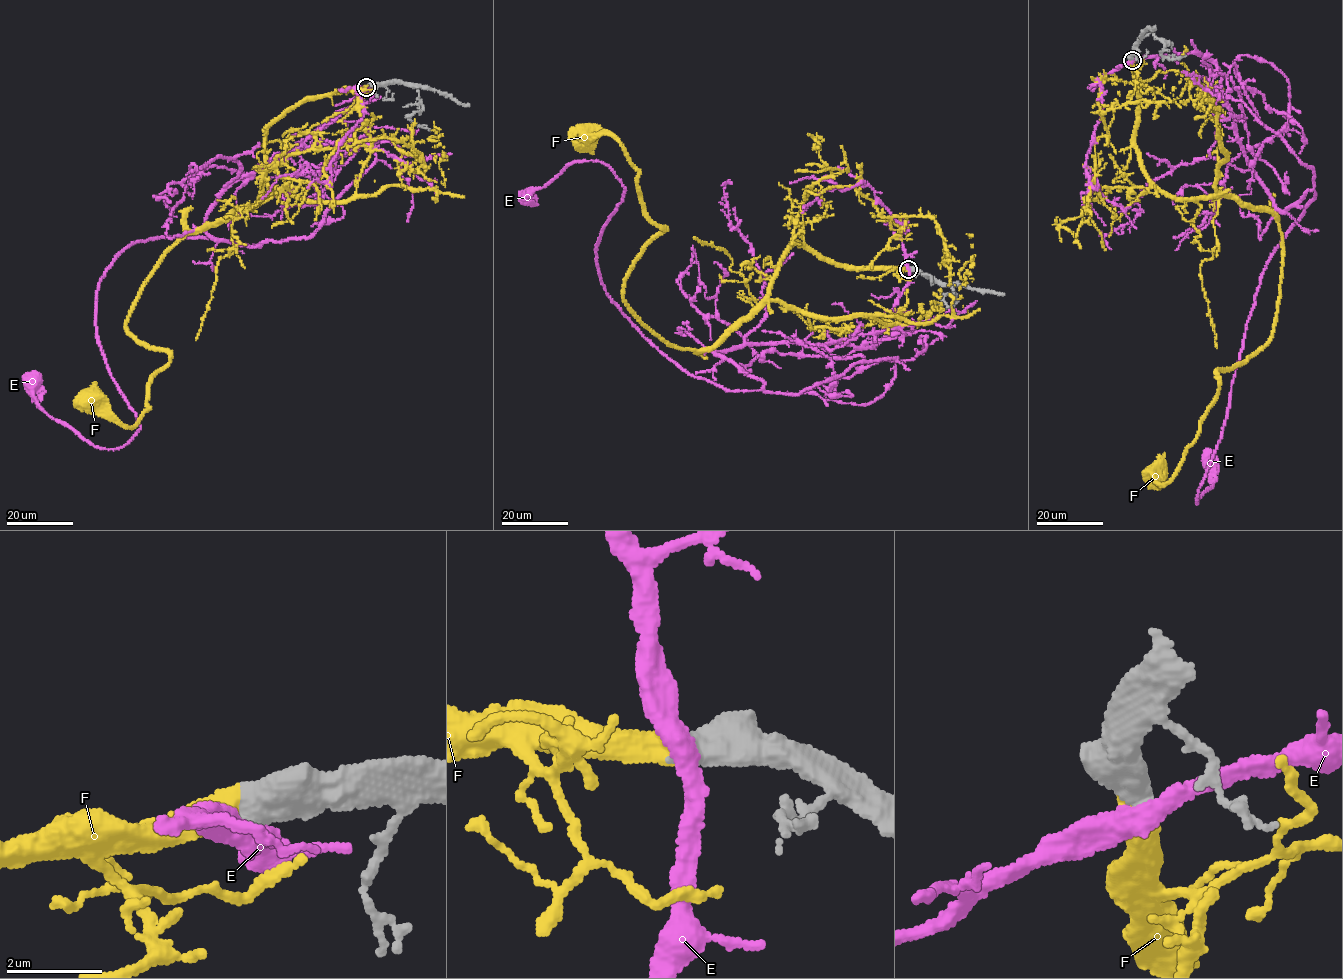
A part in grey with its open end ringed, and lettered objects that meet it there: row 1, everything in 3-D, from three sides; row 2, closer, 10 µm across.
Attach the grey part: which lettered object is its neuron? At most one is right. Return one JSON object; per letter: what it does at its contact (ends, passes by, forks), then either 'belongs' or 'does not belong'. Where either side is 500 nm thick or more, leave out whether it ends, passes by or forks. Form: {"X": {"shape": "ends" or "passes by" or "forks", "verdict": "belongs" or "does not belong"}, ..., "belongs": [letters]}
{"E": {"verdict": "does not belong"}, "F": {"verdict": "belongs"}, "belongs": ["F"]}

